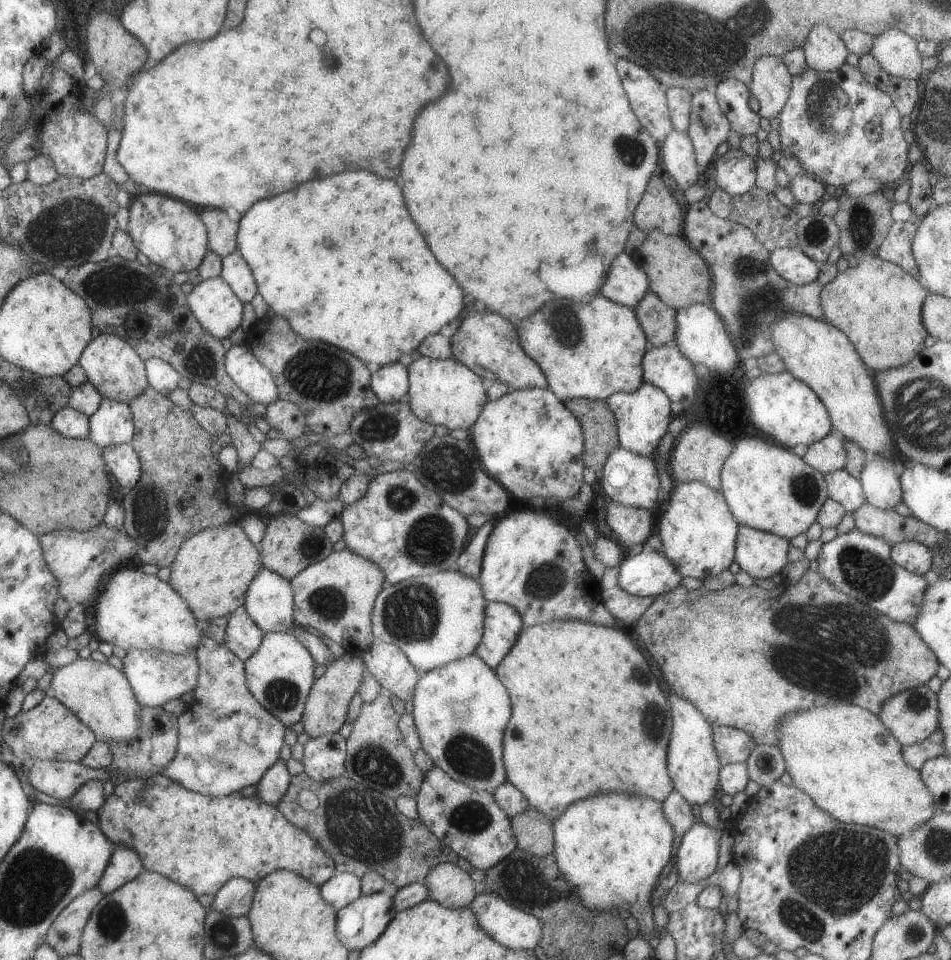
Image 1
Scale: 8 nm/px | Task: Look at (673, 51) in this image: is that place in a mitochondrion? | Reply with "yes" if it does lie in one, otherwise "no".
yes

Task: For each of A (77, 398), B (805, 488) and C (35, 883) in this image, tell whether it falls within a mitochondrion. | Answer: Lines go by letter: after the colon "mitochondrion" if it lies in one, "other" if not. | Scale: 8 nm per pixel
A: other
B: mitochondrion
C: mitochondrion

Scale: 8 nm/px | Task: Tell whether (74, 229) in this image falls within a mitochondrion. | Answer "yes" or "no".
yes

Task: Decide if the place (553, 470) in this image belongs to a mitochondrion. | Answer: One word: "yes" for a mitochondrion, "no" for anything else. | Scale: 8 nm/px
yes

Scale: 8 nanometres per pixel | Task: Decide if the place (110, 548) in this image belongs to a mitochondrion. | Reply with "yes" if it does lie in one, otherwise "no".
yes

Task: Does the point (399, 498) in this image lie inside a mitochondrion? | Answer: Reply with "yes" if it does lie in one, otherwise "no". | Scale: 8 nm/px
yes

